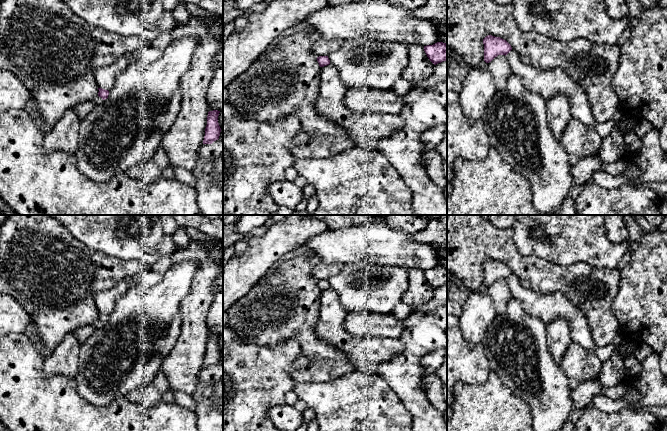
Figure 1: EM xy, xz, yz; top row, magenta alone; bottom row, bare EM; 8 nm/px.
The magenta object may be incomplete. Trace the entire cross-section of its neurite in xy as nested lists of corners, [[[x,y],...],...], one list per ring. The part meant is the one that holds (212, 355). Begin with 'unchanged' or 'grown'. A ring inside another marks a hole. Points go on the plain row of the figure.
unchanged; [[[218,334],[208,336],[203,368],[212,368],[214,365],[219,363],[221,356],[221,352],[218,347],[219,337],[220,335]]]

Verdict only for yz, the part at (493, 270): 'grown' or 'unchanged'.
unchanged

